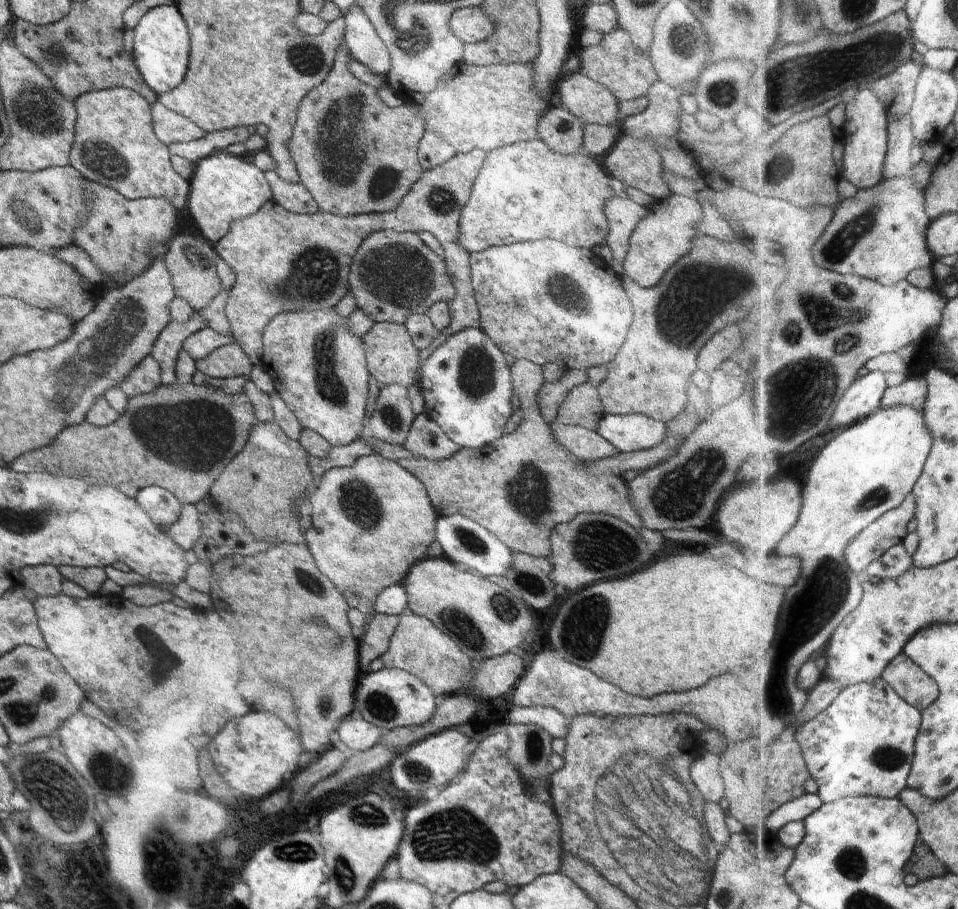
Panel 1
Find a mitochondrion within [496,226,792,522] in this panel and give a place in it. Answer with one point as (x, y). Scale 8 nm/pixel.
(697, 292)

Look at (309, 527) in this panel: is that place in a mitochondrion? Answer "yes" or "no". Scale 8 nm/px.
no

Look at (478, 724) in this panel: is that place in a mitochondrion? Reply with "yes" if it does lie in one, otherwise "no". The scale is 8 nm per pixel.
no

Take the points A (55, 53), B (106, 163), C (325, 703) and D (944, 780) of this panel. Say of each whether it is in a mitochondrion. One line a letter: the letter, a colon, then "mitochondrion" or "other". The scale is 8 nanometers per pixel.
A: mitochondrion
B: mitochondrion
C: mitochondrion
D: mitochondrion

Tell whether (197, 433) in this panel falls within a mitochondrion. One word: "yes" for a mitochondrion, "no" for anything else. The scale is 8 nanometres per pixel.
yes

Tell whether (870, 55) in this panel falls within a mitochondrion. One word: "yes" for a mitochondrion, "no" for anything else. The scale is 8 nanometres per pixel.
yes

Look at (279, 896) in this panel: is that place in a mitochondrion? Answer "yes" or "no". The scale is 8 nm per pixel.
no

